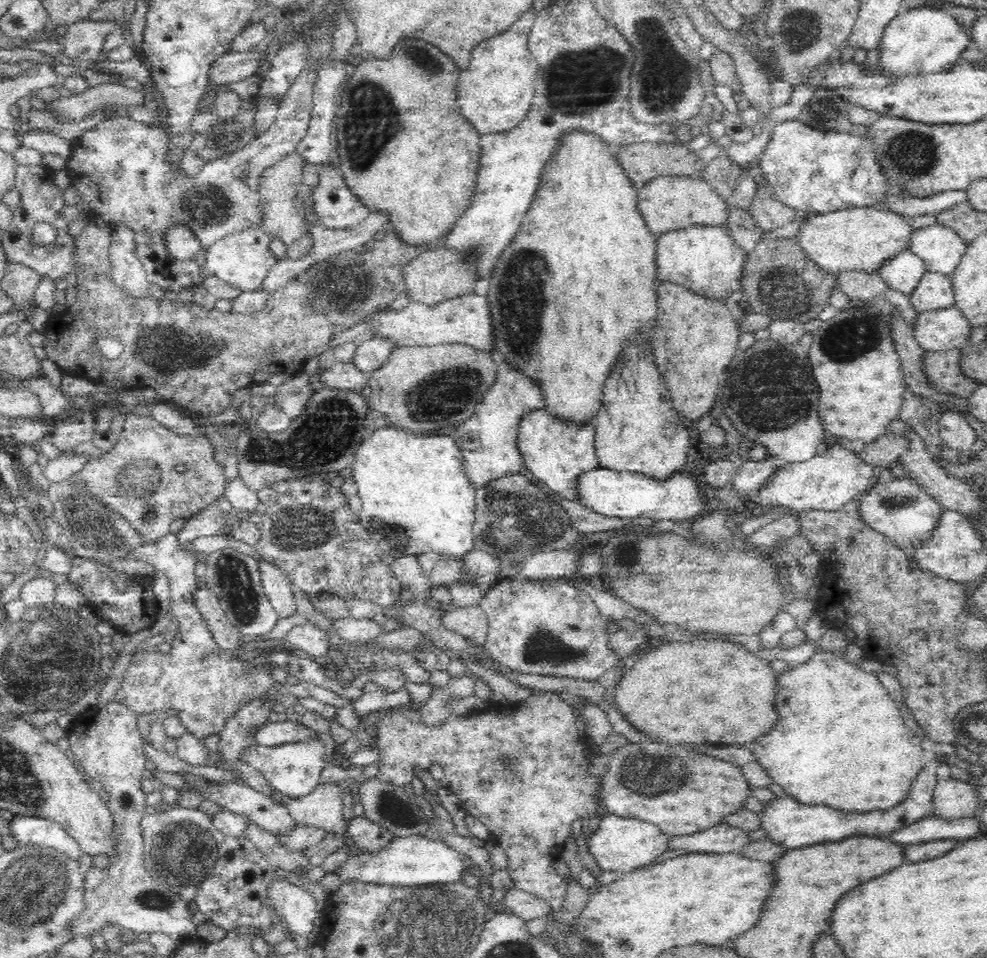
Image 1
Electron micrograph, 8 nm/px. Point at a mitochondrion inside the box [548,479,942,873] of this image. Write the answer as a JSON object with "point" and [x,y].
{"point":[642,773]}

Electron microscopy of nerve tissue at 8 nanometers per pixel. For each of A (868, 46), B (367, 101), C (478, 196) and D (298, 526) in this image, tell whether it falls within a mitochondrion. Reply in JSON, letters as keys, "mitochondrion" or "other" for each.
{"A":"other","B":"mitochondrion","C":"other","D":"mitochondrion"}

